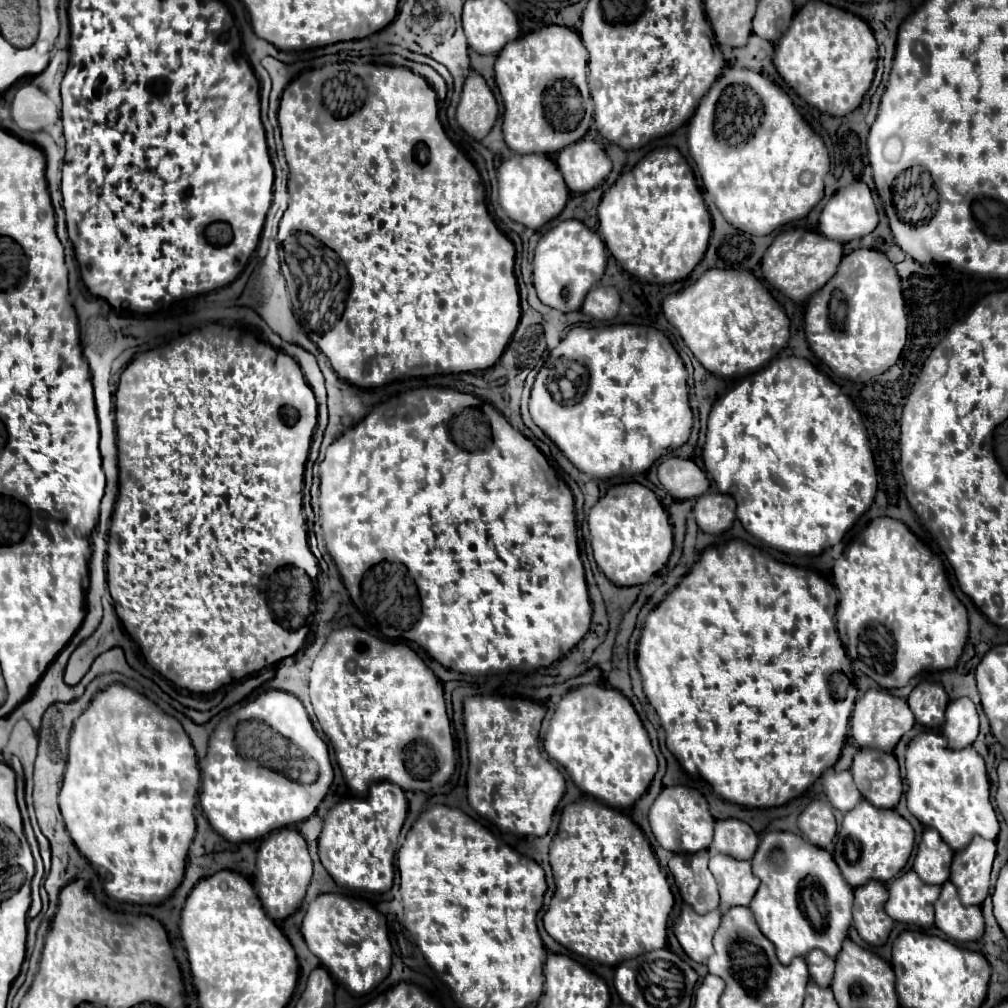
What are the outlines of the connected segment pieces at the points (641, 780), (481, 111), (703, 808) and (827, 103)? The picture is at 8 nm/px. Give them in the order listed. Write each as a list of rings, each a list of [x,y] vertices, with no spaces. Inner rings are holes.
[[[581,685],[559,701],[543,747],[583,793],[615,809],[631,807],[657,773],[655,751],[633,705],[621,691],[601,685]]]
[[[471,73],[463,85],[463,93],[457,105],[457,123],[477,141],[481,141],[493,127],[499,107],[479,73]]]
[[[683,785],[663,787],[649,809],[649,823],[659,845],[673,853],[697,853],[701,849],[707,849],[713,841],[715,819],[709,813],[705,797],[697,789],[689,789]]]
[[[821,1],[805,3],[789,31],[779,39],[773,65],[783,81],[809,105],[843,117],[861,105],[877,67],[877,41],[871,27],[859,17]]]

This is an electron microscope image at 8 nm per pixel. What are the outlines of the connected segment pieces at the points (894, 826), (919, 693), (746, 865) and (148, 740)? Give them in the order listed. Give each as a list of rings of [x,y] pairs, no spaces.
[[[863,799],[843,817],[843,825],[833,849],[833,859],[841,869],[843,879],[851,887],[865,885],[871,879],[885,883],[905,867],[913,851],[913,843],[915,843],[915,833],[907,819],[903,819],[893,809],[877,809],[867,799]]]
[[[927,681],[919,683],[911,691],[911,697],[907,701],[911,701],[911,711],[917,723],[931,729],[937,729],[943,725],[949,697],[941,683],[927,683]]]
[[[715,853],[709,859],[709,869],[719,885],[723,913],[729,907],[751,903],[753,895],[757,893],[759,879],[753,875],[749,861],[739,861],[729,855]]]
[[[115,683],[111,687],[107,687],[105,691],[99,691],[91,705],[87,707],[87,711],[73,723],[73,731],[69,737],[69,759],[67,759],[67,769],[65,769],[65,779],[63,779],[63,787],[59,793],[59,807],[65,819],[65,827],[71,835],[71,839],[75,841],[77,849],[89,859],[89,863],[95,867],[95,871],[99,873],[101,881],[103,881],[103,889],[111,899],[117,901],[127,901],[127,903],[151,903],[157,905],[161,901],[165,901],[181,883],[183,879],[183,871],[185,871],[185,859],[187,859],[187,849],[193,841],[195,835],[195,817],[193,817],[193,807],[195,807],[195,797],[199,791],[199,767],[197,767],[197,757],[195,757],[195,749],[187,737],[187,733],[183,731],[181,723],[163,713],[153,701],[149,701],[145,695]]]

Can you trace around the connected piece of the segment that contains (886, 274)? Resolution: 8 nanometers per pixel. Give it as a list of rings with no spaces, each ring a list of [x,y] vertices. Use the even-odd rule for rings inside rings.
[[[855,249],[843,257],[833,279],[807,303],[805,335],[811,351],[827,367],[835,375],[851,381],[869,381],[897,363],[907,340],[907,313],[899,275],[885,253],[875,249]]]

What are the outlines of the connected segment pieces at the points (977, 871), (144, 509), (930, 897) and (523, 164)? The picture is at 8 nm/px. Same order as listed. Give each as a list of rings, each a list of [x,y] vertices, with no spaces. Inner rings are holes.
[[[983,837],[973,839],[965,849],[957,851],[951,867],[951,883],[957,887],[963,905],[981,905],[989,893],[989,873],[995,859],[995,841]]]
[[[212,323],[204,328],[196,329],[164,346],[141,353],[121,373],[119,387],[115,393],[119,497],[115,503],[111,529],[109,529],[107,583],[110,595],[115,601],[115,611],[123,627],[131,635],[131,639],[141,647],[141,653],[145,655],[147,663],[167,680],[173,681],[177,687],[189,689],[193,693],[211,693],[223,685],[235,685],[235,681],[240,681],[252,675],[253,672],[275,665],[285,657],[291,657],[304,644],[307,627],[301,627],[297,631],[287,631],[279,623],[275,623],[275,619],[271,617],[271,611],[265,601],[265,593],[261,591],[261,579],[265,576],[269,577],[277,567],[285,567],[285,565],[303,569],[313,579],[314,584],[318,581],[317,573],[323,572],[320,567],[317,567],[317,559],[321,559],[317,557],[321,556],[319,550],[311,549],[312,544],[317,545],[316,537],[309,536],[308,538],[308,535],[314,532],[305,531],[306,515],[304,510],[301,511],[303,471],[305,471],[305,461],[309,455],[309,445],[311,445],[315,425],[317,425],[315,395],[311,387],[305,383],[297,361],[267,343],[261,343],[255,339],[245,341],[243,331],[235,327]],[[281,407],[297,409],[299,419],[295,425],[287,425],[281,419],[281,413],[279,413]]]
[[[915,871],[893,879],[889,883],[889,899],[885,913],[899,923],[913,923],[917,927],[933,925],[933,903],[941,893],[939,885],[923,883]]]
[[[513,155],[497,169],[499,181],[499,205],[509,219],[523,223],[529,229],[539,229],[553,217],[557,217],[567,199],[569,189],[561,179],[561,171],[547,155]]]

